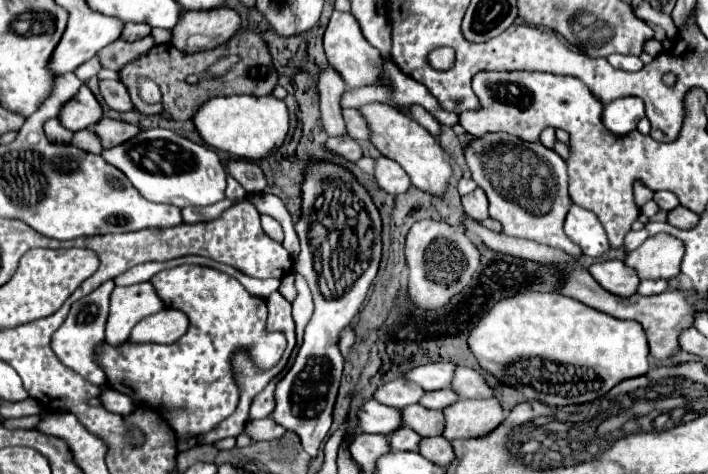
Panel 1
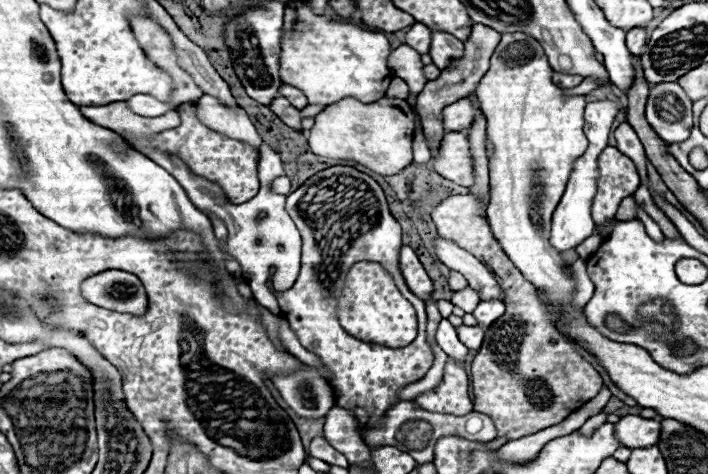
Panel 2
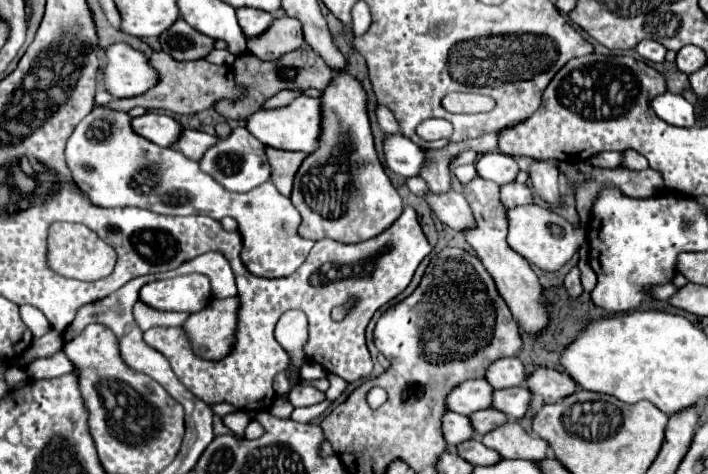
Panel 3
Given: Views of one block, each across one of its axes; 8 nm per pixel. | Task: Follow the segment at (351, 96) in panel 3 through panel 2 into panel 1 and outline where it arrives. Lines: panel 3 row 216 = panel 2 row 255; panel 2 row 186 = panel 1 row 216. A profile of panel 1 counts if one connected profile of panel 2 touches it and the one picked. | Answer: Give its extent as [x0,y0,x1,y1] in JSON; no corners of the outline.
[272,160,382,458]

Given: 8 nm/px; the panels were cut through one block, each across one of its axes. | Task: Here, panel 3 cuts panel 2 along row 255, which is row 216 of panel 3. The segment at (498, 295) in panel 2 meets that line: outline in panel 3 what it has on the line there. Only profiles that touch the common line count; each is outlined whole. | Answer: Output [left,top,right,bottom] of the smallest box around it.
[424,190,474,230]

